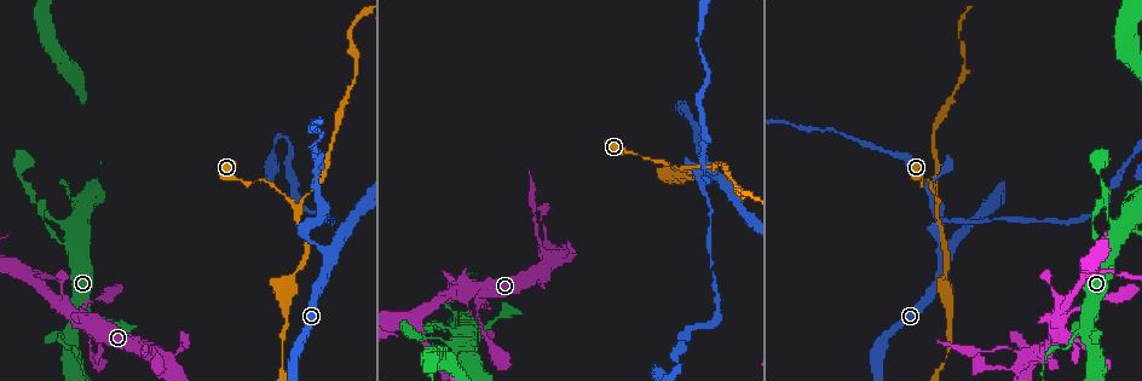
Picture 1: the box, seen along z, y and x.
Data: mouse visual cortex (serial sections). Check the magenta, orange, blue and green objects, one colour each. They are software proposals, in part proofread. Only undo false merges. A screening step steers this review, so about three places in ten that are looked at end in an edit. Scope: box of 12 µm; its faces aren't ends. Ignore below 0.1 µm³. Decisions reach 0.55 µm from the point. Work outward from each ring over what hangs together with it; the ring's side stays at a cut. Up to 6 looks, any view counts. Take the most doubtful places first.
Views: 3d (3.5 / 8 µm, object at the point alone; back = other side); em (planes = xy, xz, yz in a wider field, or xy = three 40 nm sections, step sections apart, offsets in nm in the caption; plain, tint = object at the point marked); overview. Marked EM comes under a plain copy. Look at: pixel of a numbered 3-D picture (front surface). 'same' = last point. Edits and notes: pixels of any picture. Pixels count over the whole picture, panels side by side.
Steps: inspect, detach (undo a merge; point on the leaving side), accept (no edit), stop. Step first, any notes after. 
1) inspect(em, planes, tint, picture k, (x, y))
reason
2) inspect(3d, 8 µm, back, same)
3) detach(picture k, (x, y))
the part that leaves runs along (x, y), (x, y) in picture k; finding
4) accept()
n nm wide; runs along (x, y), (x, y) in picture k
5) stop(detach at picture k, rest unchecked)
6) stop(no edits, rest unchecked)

inspect(3d, 3.5 µm, picture 1, (293, 205))
a fork

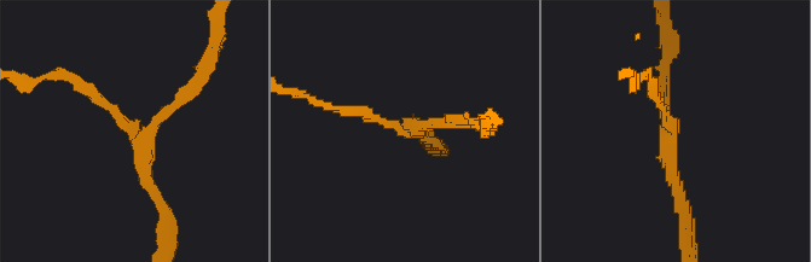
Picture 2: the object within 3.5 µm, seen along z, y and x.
inspect(em, planes, tint, picture 2, (673, 138))
3 arms; arms of 150, 150, 150 nm; shape alone is not enough

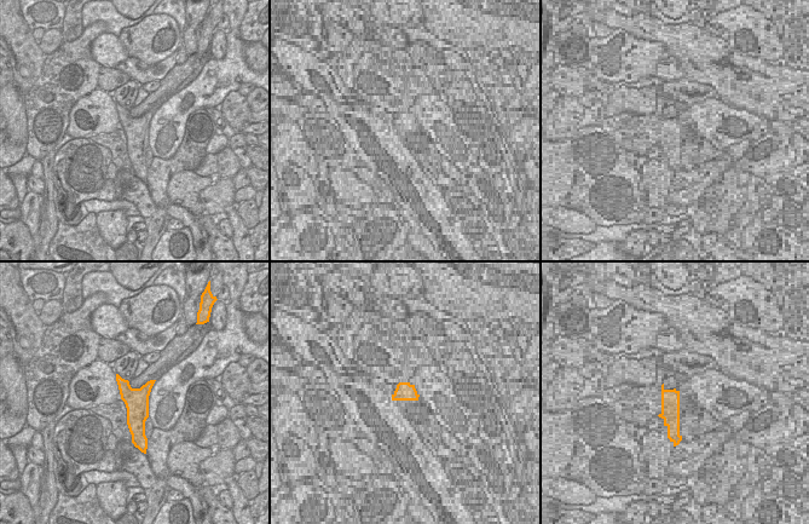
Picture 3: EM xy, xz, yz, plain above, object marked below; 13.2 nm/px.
accept()
320 nm wide; runs along (81, 85), (140, 137), (162, 211) in picture 2; all the same cell

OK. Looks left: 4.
inspect(3d, 3.5 µm, picture 1, (458, 347))
sudden change in width

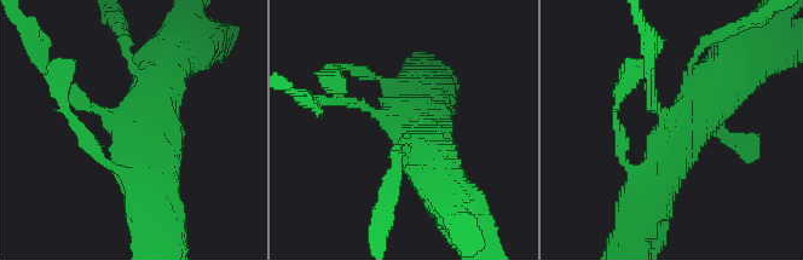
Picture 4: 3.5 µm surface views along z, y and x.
inspect(em, xy, step 1, tint, picture 4, (670, 135))
shape alone is not enough

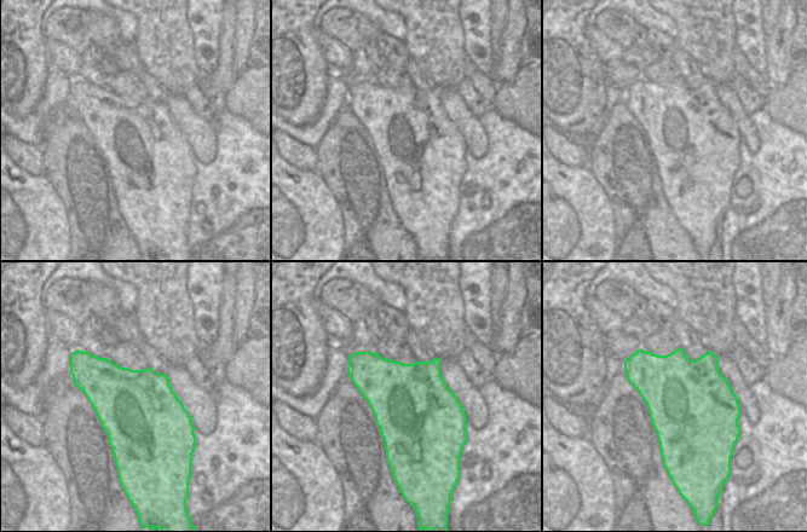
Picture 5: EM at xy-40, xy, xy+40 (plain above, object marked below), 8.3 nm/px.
inspect(em, xy, step 2, tint, same)

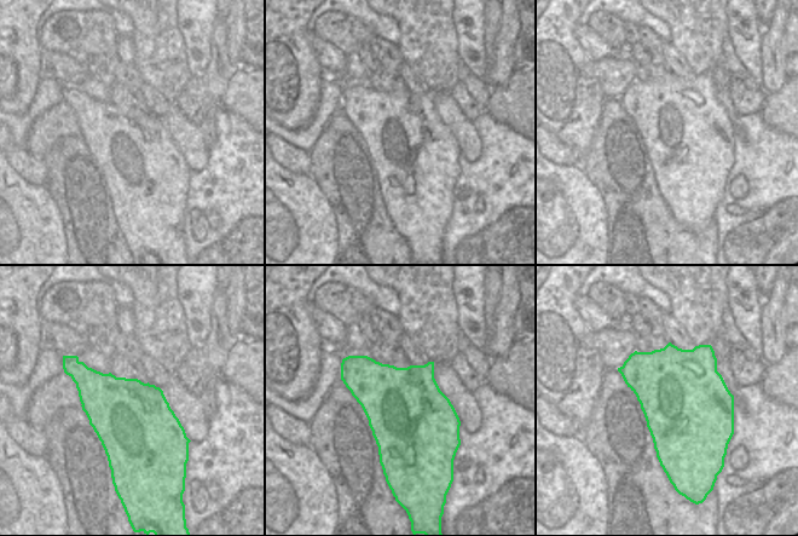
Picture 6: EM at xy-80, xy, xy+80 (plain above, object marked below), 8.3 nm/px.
accept()
runs along (635, 219), (721, 74) in picture 4; one cell here

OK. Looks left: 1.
stop(no edits, rest unchecked)

